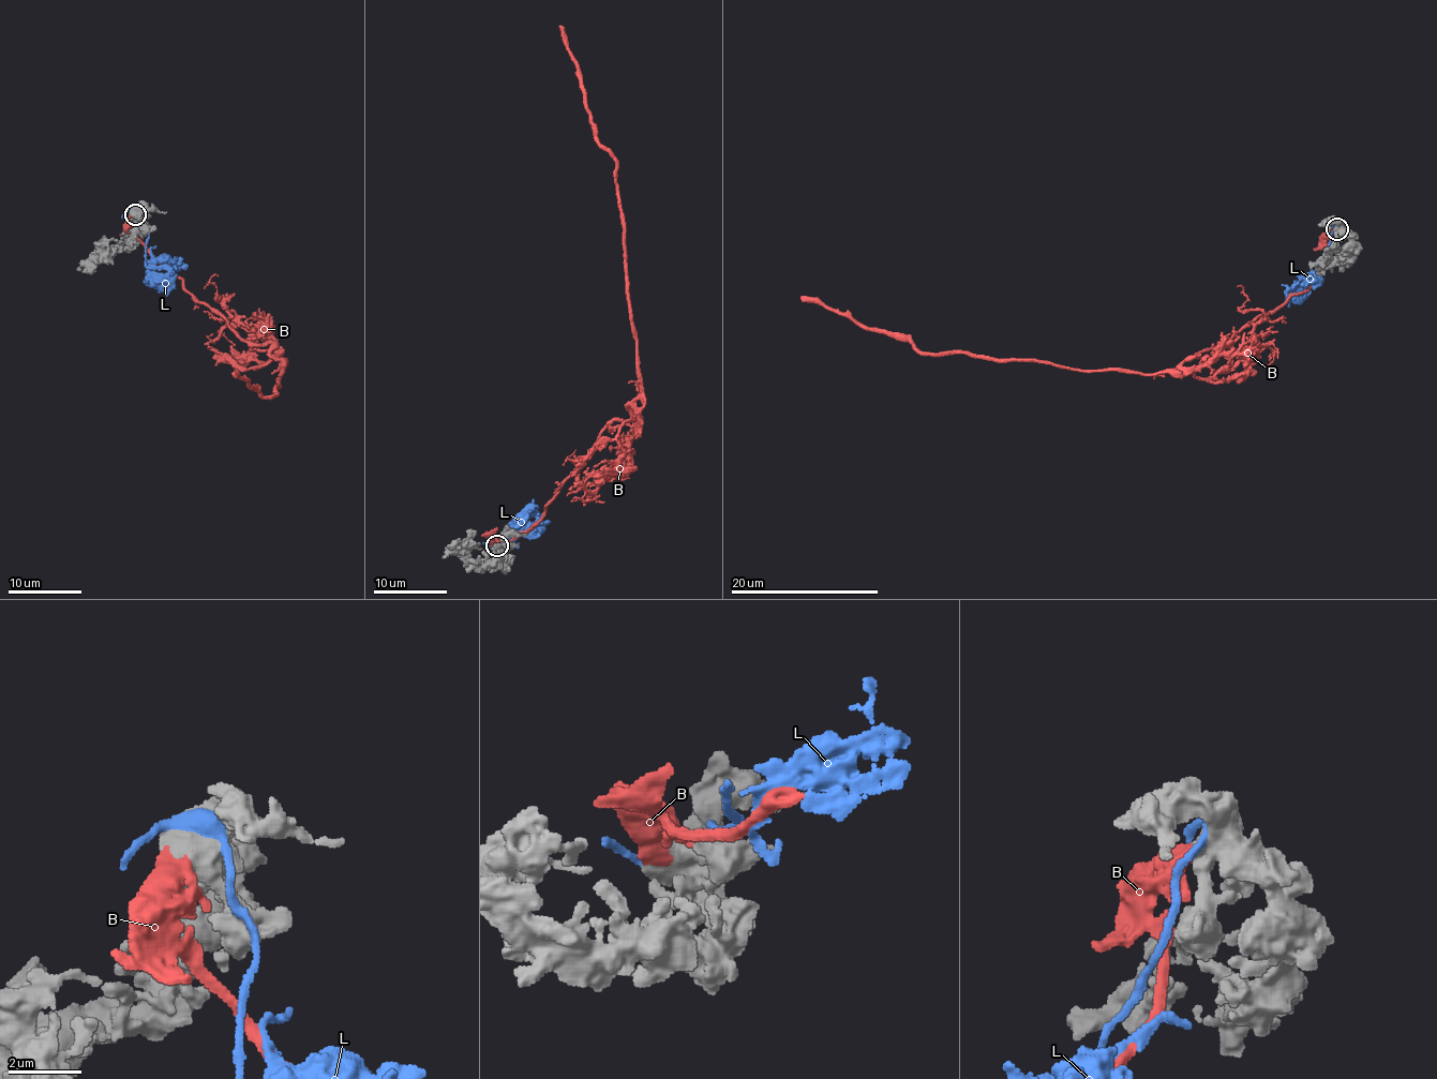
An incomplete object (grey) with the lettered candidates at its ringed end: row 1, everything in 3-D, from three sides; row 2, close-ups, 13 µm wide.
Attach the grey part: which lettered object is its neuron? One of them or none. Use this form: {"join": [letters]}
{"join": ["B"]}

